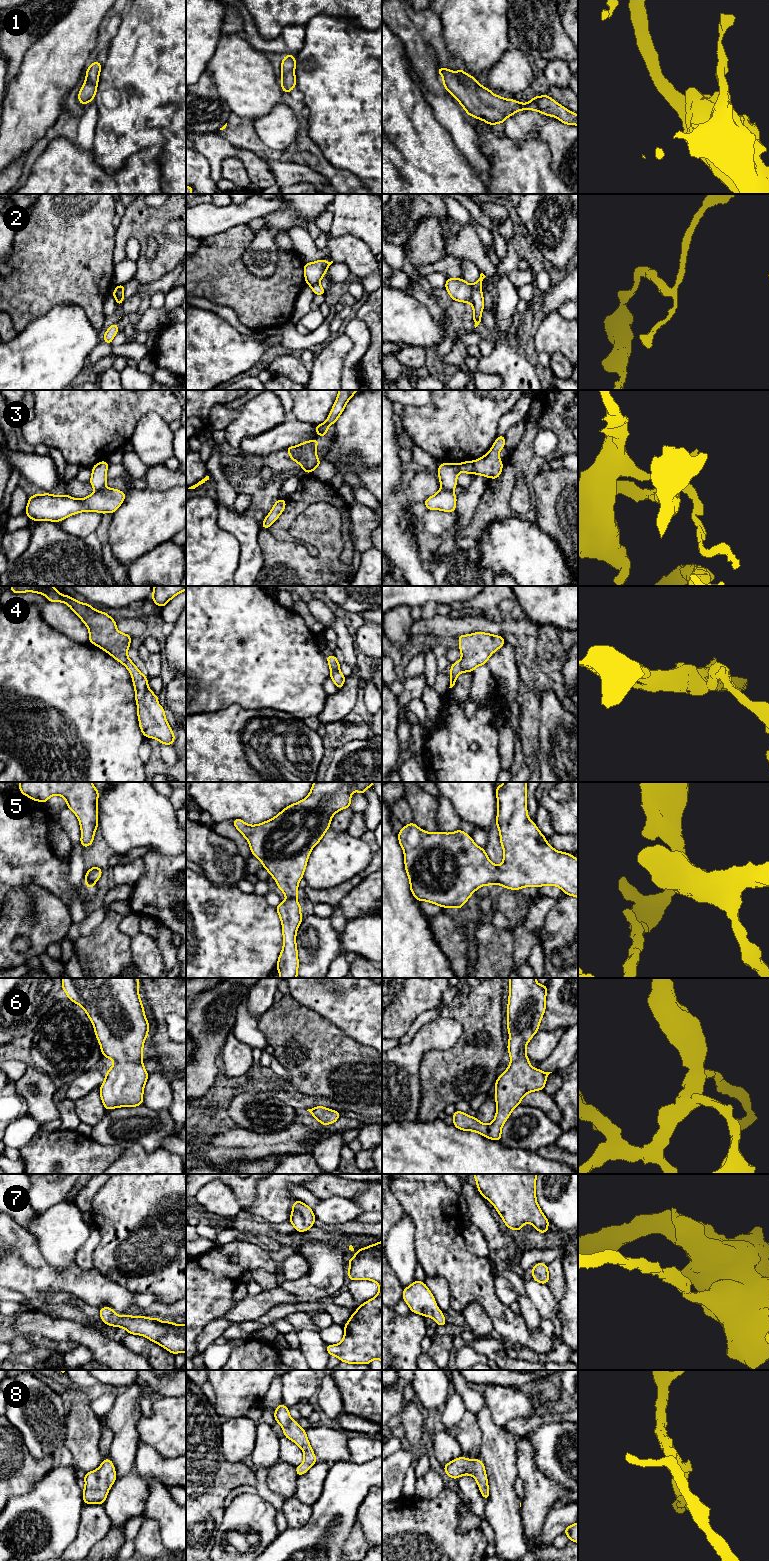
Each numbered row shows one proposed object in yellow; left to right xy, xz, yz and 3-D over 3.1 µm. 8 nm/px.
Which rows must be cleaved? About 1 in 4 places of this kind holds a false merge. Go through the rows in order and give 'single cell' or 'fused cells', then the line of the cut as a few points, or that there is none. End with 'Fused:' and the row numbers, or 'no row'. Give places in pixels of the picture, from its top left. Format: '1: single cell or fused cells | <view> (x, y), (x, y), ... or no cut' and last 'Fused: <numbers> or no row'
1: single cell | no cut
2: fused cells | yz (472, 285), (472, 298), (469, 302)
3: fused cells | yz (441, 486), (452, 491)
4: single cell | no cut
5: single cell | no cut
6: single cell | no cut
7: single cell | no cut
8: single cell | no cut
Fused: 2, 3

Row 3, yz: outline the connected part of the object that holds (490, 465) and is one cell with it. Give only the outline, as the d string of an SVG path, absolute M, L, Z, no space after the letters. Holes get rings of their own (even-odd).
M498 436L492 448L483 457L475 461L462 463L441 463L438 468L438 477L442 488L453 491L457 486L459 472L482 475L487 478L497 479L503 468L499 452L505 447L505 436Z

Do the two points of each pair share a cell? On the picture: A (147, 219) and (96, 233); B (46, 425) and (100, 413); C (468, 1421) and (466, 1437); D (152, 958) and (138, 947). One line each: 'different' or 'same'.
A: different
B: same
C: same
D: same

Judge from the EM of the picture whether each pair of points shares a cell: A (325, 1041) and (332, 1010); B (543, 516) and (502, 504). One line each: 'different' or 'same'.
A: different
B: different

